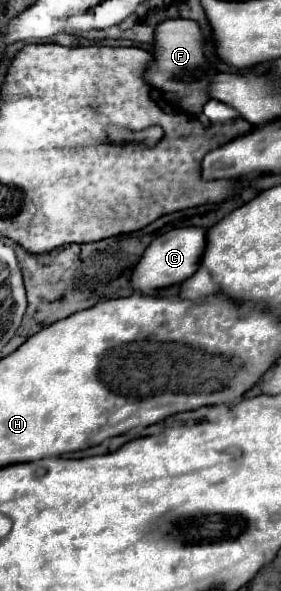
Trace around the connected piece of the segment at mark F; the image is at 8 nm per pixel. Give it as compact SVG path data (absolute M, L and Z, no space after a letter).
M165 20L155 28L153 42L153 62L149 70L145 70L143 78L147 84L157 88L159 92L173 94L175 102L189 114L201 114L203 104L209 100L207 86L215 74L215 68L203 56L203 34L197 22L193 20Z

